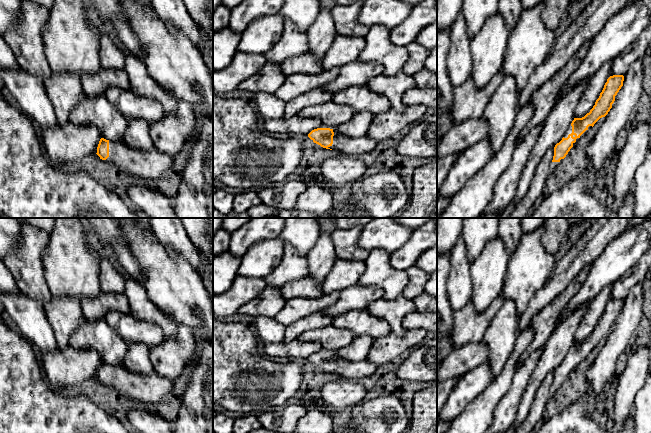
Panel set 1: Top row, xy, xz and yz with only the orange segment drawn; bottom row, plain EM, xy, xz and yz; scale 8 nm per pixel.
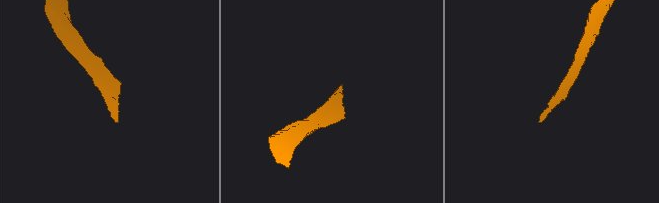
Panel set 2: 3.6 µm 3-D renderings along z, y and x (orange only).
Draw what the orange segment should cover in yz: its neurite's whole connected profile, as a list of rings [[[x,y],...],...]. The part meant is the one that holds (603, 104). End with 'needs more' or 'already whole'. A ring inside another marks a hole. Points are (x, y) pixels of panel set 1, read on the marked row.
[[[623,75],[610,76],[590,112],[582,118],[574,118],[562,140],[554,147],[554,156],[548,177],[566,157],[570,149],[592,129],[600,118],[608,114],[615,101],[615,96],[623,86],[623,81]]]; needs more

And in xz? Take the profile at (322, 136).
[[[321,125],[312,130],[308,137],[316,144],[326,149],[332,149],[335,154],[362,156],[372,151],[377,142],[367,135],[360,138],[348,138],[337,132],[337,127]]]; needs more

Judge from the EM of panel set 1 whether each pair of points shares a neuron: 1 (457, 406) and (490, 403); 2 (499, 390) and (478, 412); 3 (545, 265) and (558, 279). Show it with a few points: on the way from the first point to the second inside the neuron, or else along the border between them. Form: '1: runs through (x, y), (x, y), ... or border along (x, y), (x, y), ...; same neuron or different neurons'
1: border along (484, 389), (452, 421); different neurons
2: runs through (494, 395), (483, 407); same neuron
3: border along (556, 263), (550, 277), (538, 290); different neurons

